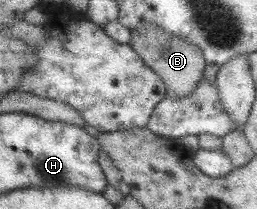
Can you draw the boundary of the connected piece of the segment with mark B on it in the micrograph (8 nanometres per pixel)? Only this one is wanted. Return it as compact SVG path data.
M142 24L139 28L130 30L132 37L129 44L156 73L160 74L167 85L169 96L188 97L199 88L199 83L208 69L206 67L208 62L202 48L156 24Z

